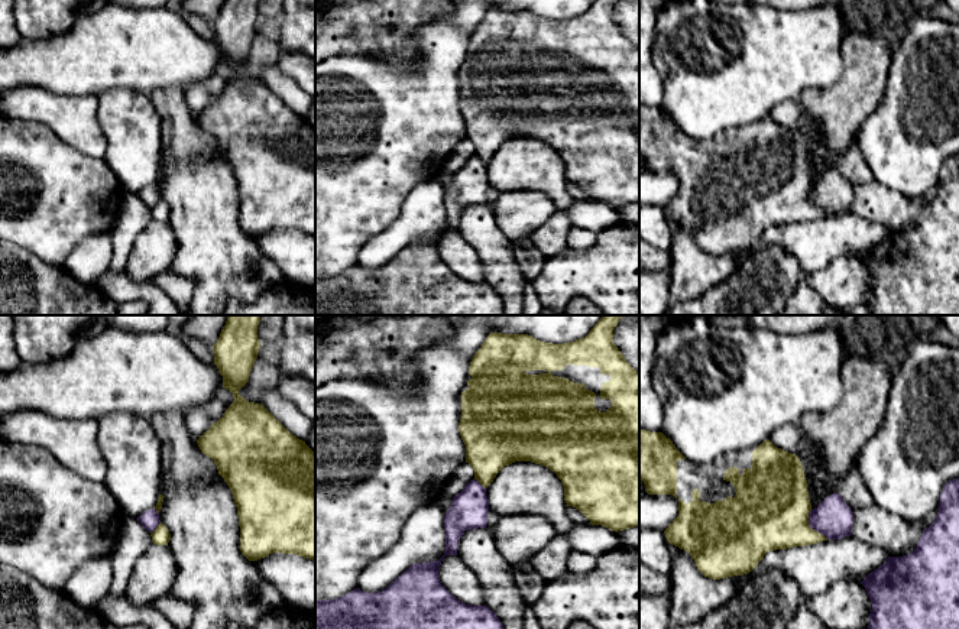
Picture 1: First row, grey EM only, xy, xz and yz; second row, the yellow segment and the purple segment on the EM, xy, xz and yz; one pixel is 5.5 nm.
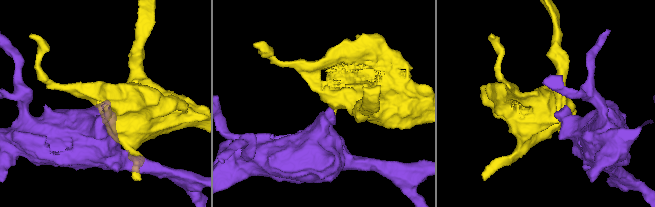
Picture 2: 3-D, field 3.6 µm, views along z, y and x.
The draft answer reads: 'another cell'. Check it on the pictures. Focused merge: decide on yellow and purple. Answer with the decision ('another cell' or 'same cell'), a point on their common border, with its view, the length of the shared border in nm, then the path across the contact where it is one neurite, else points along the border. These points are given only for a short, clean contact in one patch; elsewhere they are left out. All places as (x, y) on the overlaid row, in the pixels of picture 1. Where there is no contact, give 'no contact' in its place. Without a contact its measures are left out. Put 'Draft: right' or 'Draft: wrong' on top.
Draft: right
another cell; contact yz (809, 527); length 190 nm; border yz (810, 509), (809, 525), (828, 538)

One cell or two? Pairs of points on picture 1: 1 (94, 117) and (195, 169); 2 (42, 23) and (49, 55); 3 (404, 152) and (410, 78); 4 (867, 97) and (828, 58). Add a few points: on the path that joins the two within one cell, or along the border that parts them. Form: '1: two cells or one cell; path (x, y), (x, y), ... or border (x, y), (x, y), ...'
1: two cells; border (159, 116), (161, 169)
2: two cells; border (74, 20), (61, 35), (23, 38), (15, 46)
3: one cell; path (404, 133), (404, 116), (410, 109), (410, 97)
4: two cells; border (842, 38), (842, 74), (828, 87), (812, 88)

